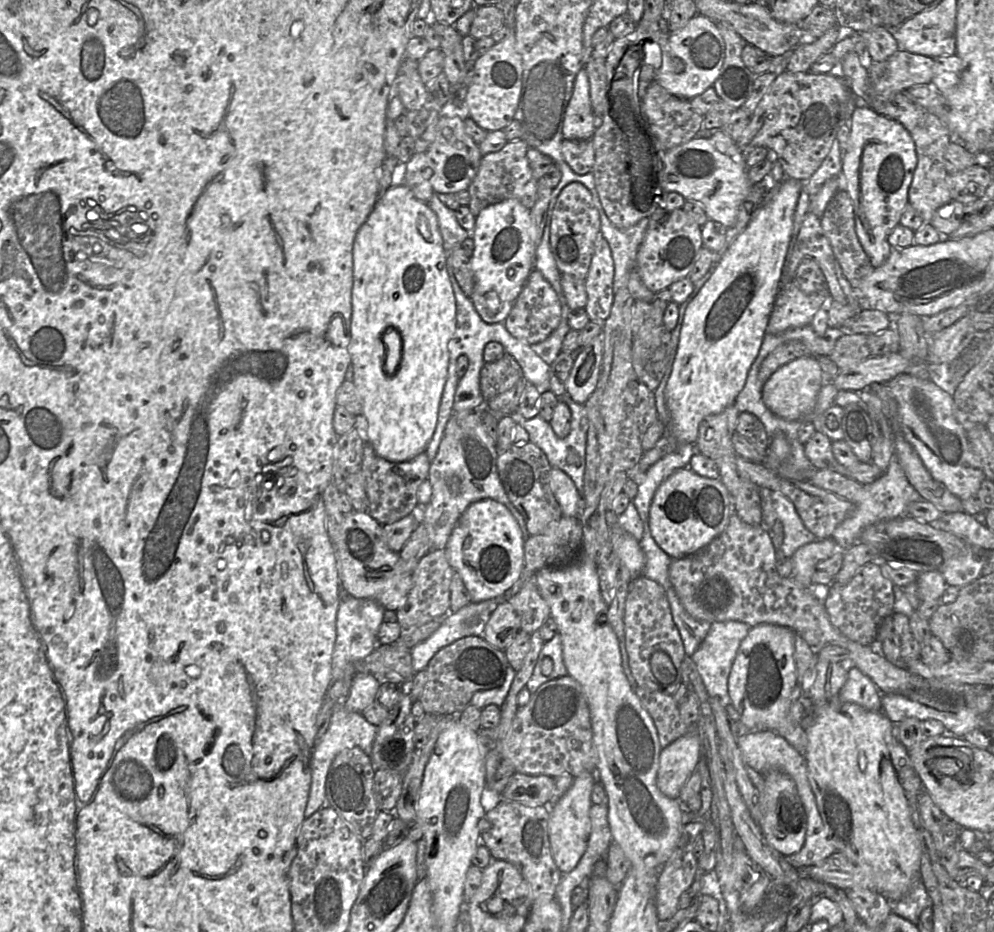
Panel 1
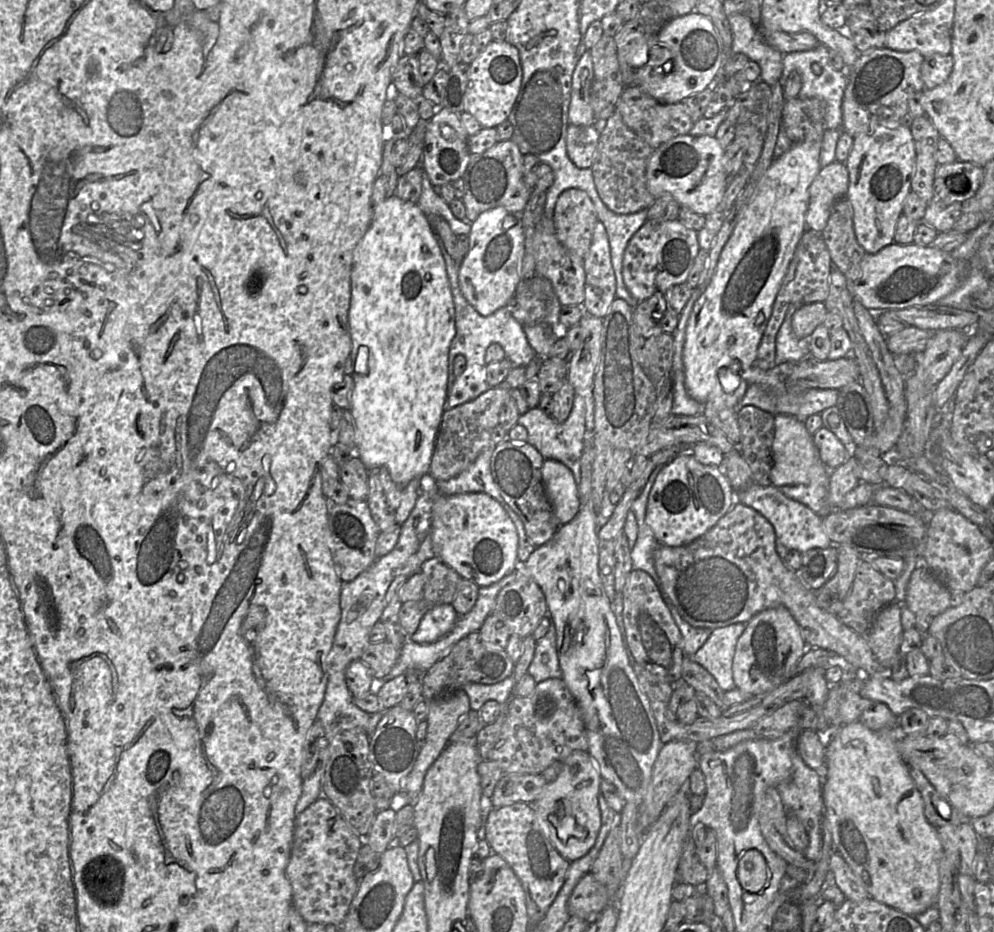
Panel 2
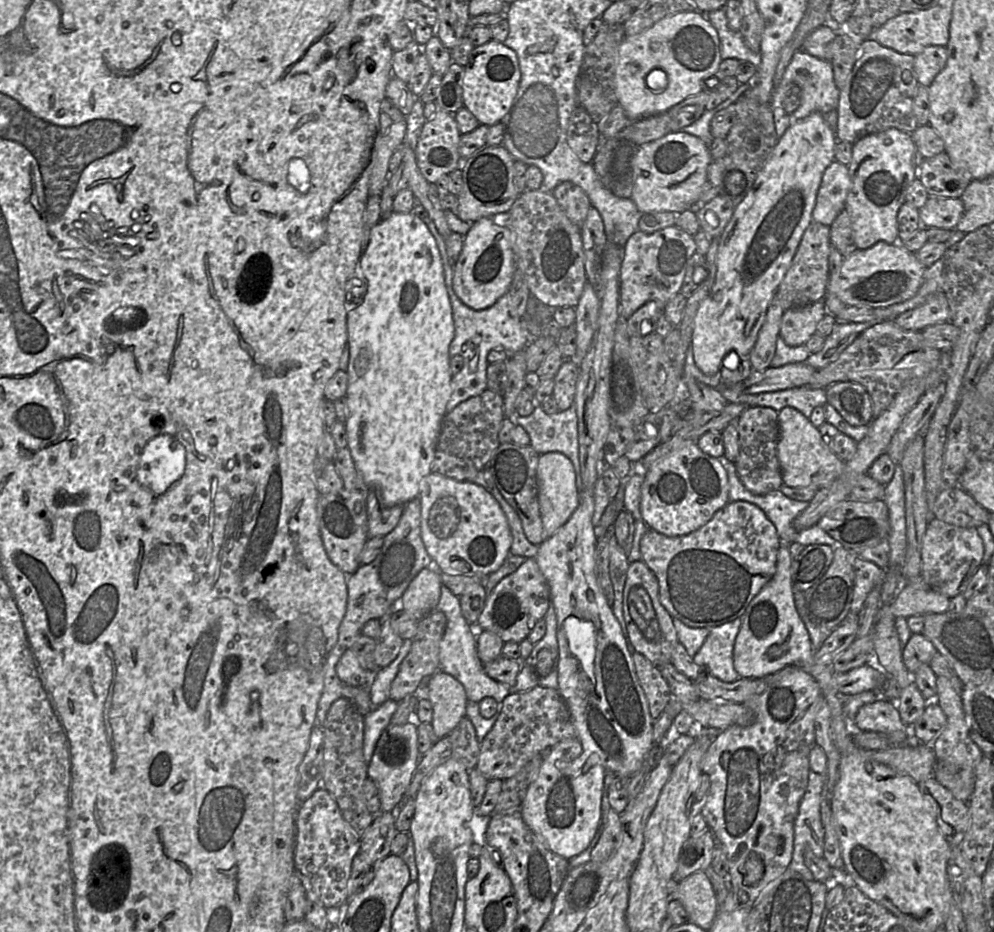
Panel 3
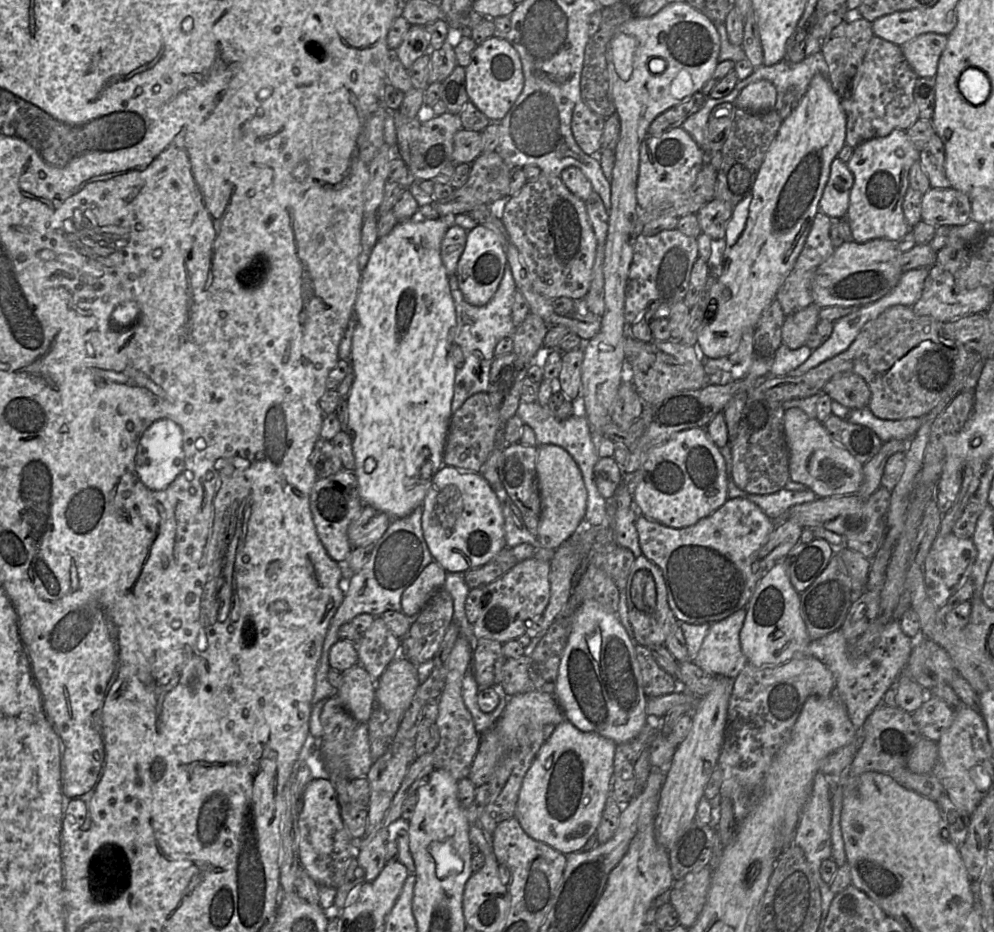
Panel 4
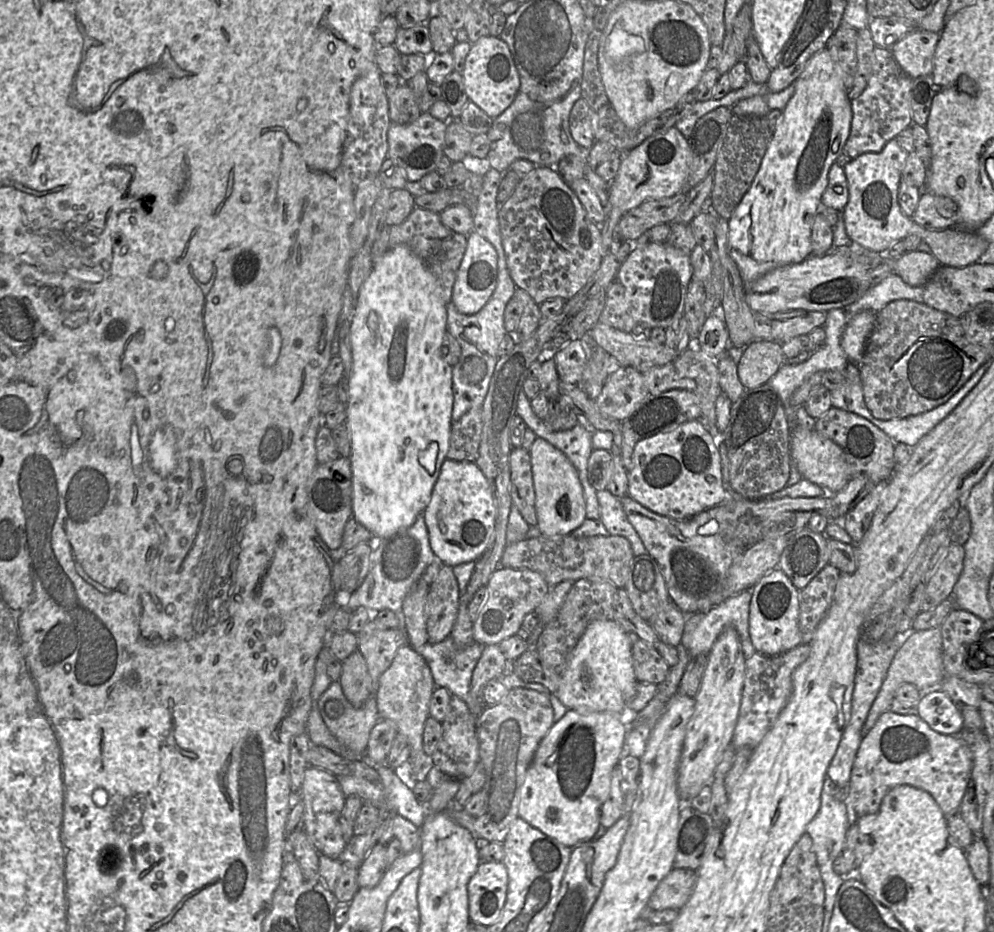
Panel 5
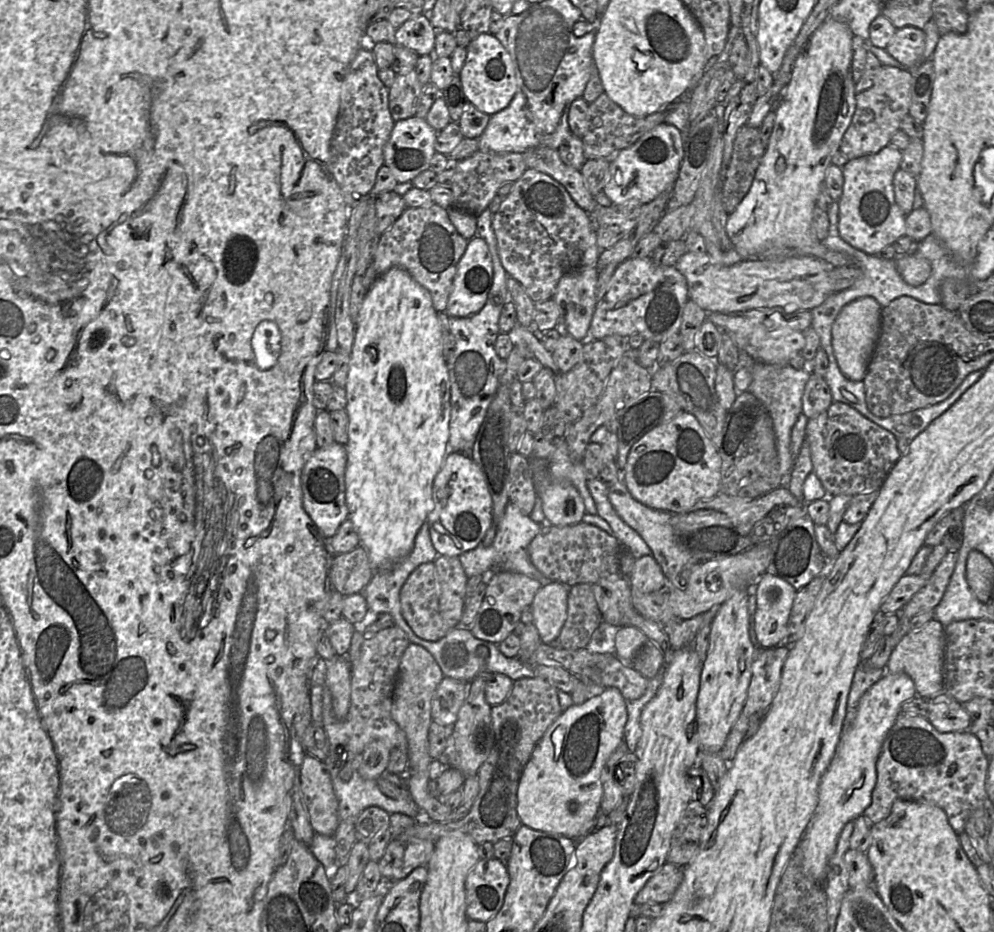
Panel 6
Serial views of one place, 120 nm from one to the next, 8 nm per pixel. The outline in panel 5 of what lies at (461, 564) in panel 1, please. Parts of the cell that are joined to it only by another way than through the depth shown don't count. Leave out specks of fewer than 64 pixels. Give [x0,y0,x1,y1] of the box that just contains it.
[423,458,496,567]

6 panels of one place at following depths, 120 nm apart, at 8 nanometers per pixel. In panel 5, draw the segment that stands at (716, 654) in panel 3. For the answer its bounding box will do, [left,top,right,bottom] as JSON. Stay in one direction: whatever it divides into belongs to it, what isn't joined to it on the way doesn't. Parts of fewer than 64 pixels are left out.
[688,589,755,660]

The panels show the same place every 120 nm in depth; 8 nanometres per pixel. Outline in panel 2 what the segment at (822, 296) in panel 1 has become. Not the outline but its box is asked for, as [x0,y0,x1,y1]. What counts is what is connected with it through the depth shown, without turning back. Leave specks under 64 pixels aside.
[776,305,810,365]

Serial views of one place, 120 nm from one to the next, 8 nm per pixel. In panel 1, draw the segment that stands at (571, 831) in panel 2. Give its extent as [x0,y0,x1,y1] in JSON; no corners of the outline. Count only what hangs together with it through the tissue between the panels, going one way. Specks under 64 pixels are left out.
[549,773,596,874]

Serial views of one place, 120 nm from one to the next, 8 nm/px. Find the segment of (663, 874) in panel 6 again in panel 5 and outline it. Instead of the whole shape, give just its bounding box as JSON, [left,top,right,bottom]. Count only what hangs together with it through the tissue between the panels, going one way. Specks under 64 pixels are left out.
[647,868,695,910]

